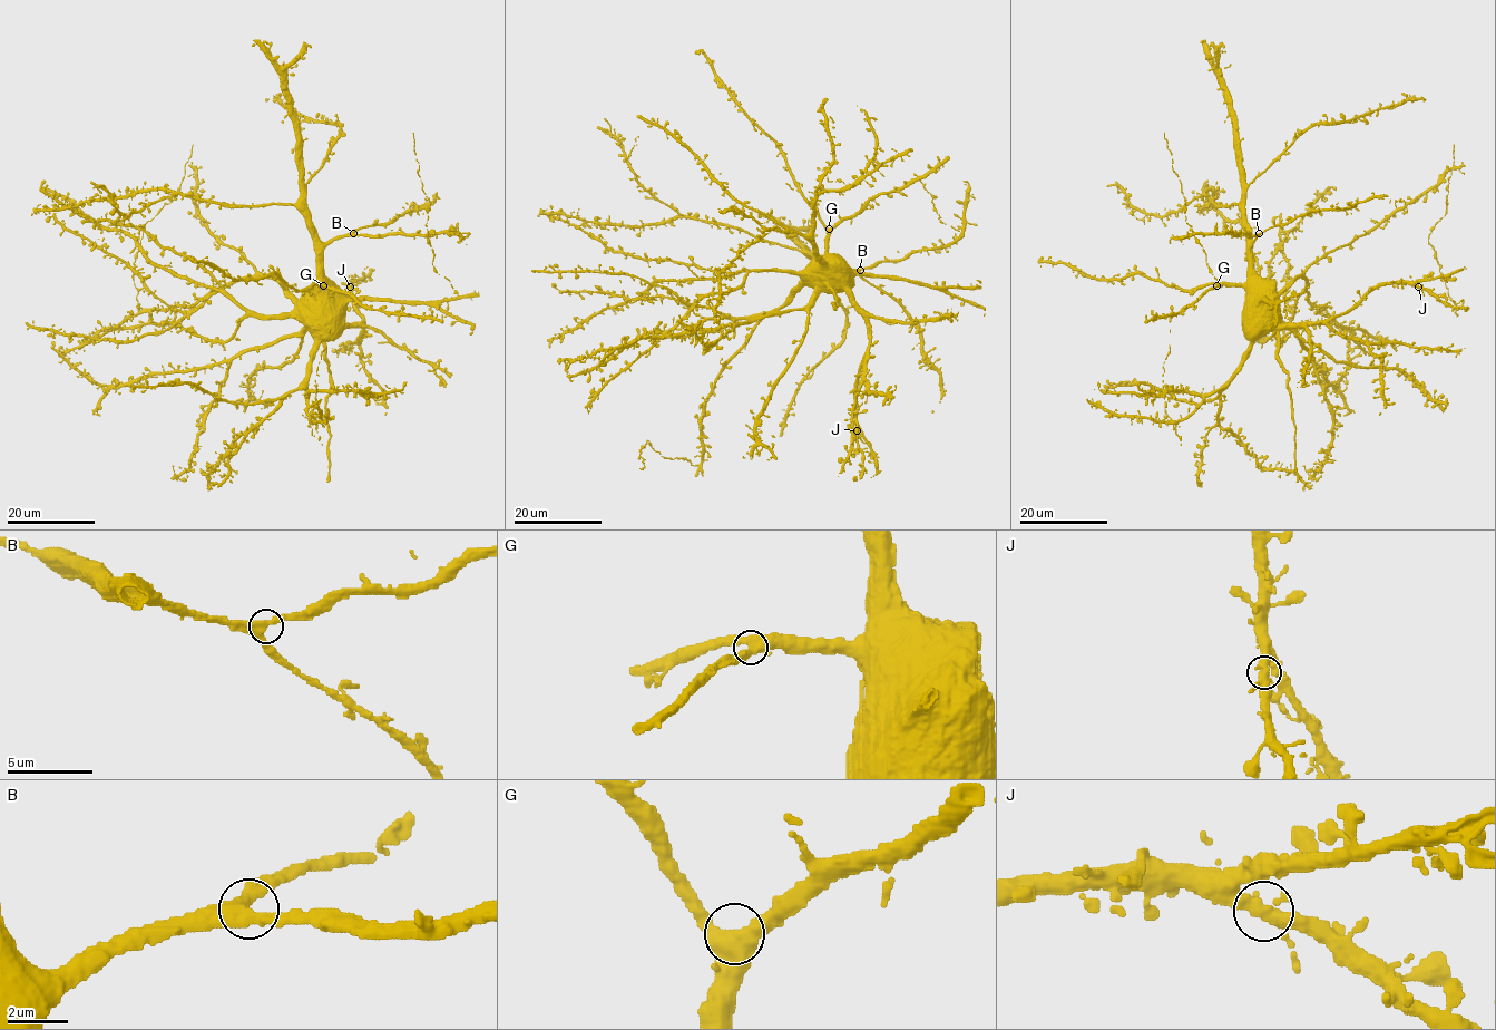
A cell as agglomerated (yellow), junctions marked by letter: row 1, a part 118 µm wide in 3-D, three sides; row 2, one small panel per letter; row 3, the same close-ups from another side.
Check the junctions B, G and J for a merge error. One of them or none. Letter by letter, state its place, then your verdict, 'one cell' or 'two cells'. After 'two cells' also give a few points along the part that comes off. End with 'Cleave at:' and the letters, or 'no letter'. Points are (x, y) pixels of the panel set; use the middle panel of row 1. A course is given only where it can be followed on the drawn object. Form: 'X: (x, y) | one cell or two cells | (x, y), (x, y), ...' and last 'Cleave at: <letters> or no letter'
B: (860, 270) | one cell
G: (829, 229) | one cell
J: (857, 430) | one cell
Cleave at: no letter

